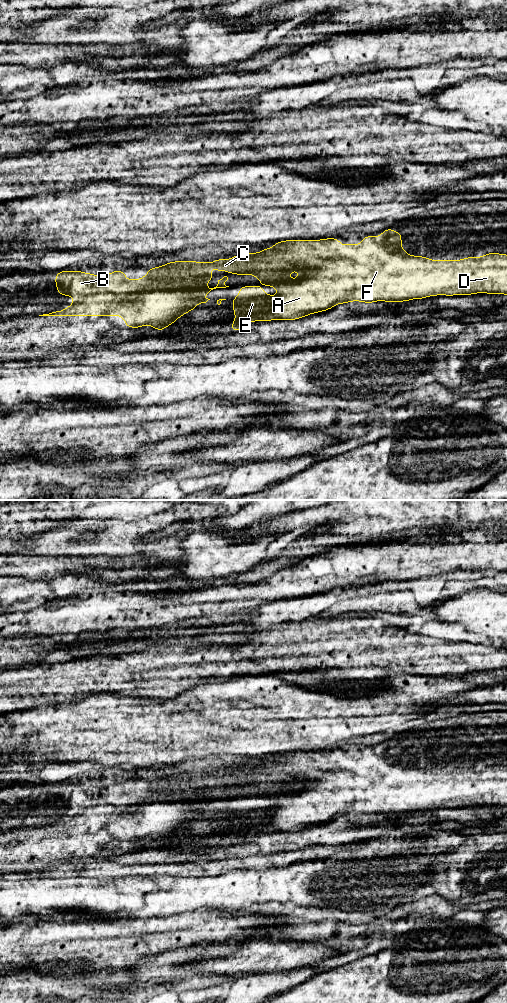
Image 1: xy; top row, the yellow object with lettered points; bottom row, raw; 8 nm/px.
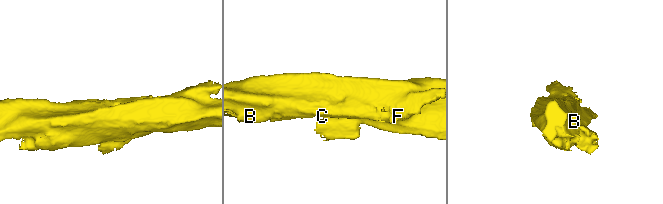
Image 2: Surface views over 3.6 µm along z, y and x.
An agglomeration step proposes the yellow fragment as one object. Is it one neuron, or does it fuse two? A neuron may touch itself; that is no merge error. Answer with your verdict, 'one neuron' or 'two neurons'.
two neurons

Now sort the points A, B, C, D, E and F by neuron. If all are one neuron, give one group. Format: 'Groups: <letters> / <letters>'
Groups: A B C D F / E

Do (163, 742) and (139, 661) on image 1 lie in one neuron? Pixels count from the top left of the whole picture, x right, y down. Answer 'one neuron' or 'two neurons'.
two neurons

